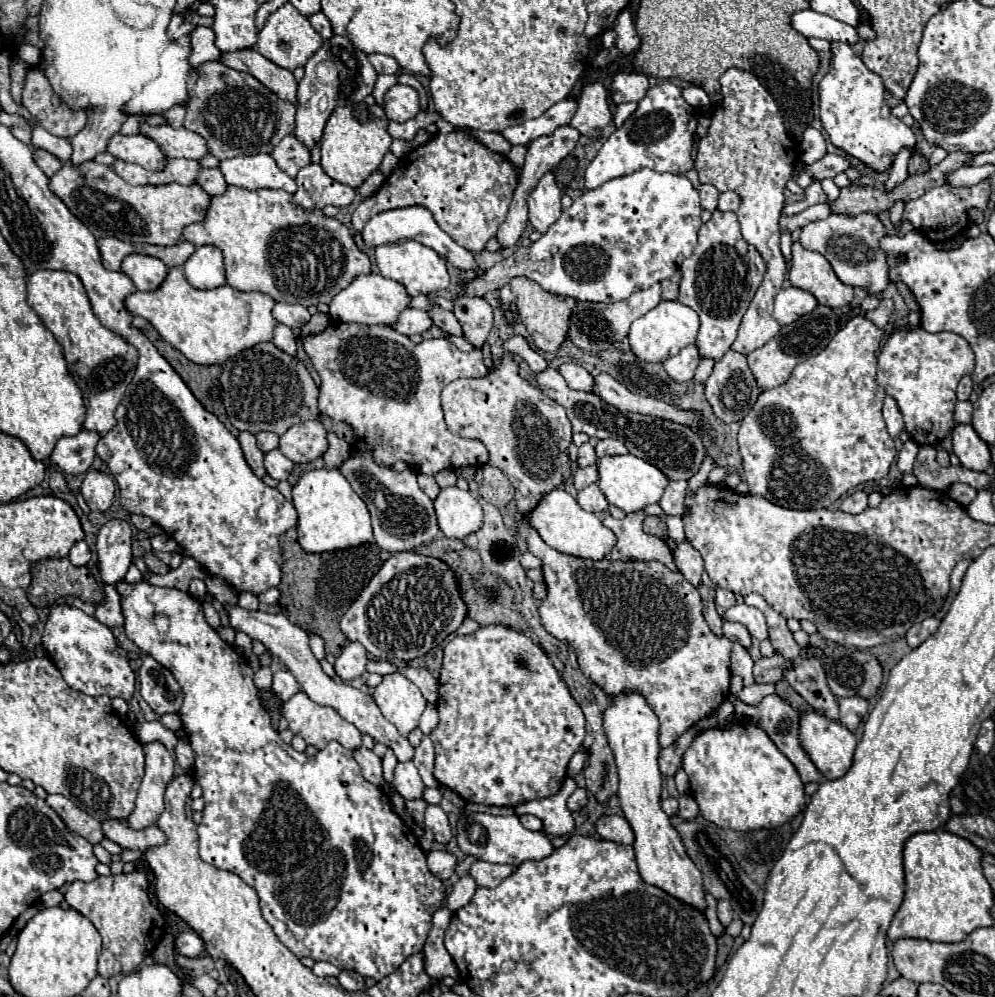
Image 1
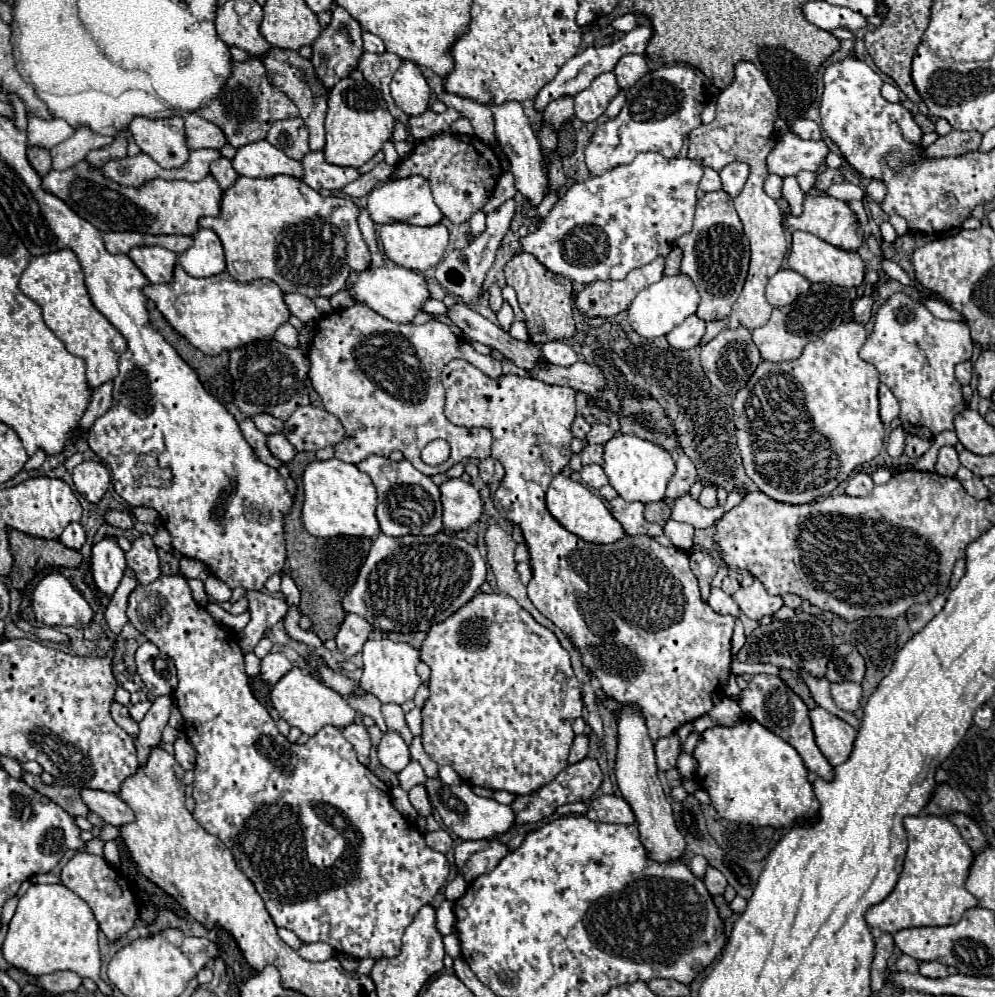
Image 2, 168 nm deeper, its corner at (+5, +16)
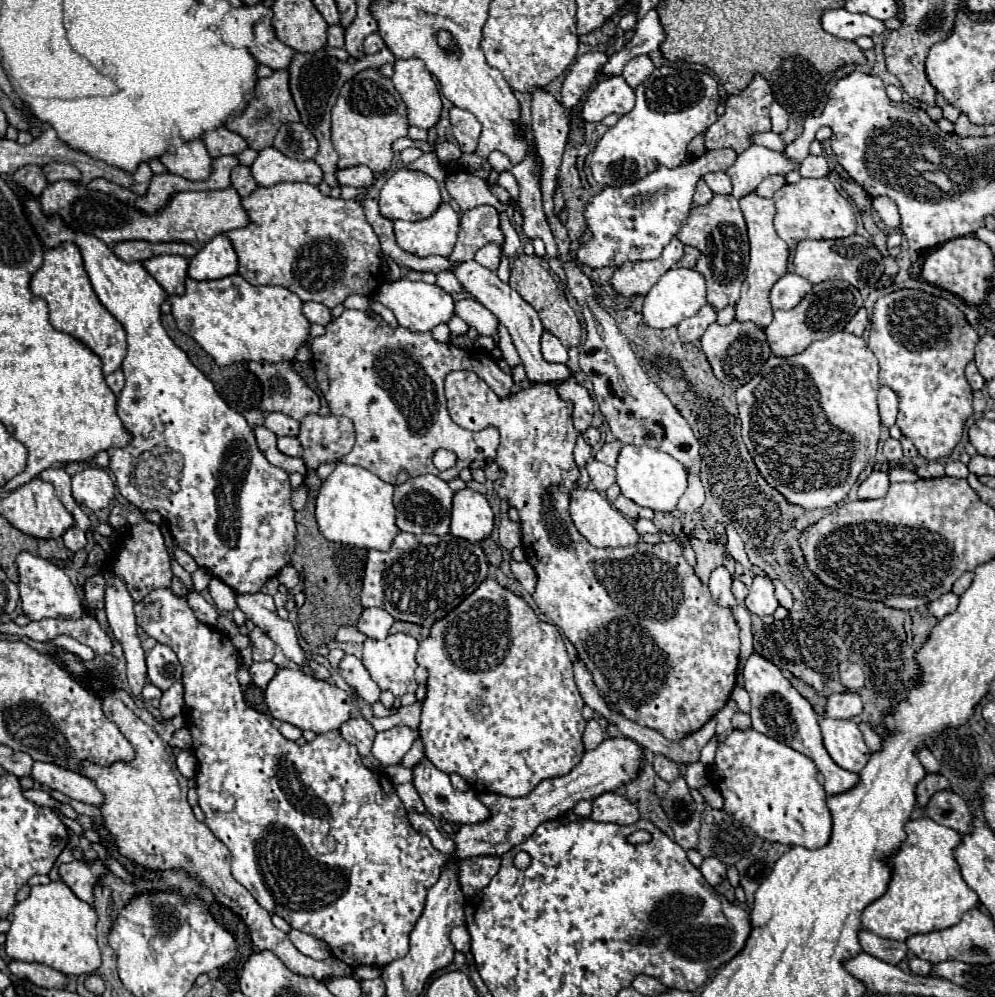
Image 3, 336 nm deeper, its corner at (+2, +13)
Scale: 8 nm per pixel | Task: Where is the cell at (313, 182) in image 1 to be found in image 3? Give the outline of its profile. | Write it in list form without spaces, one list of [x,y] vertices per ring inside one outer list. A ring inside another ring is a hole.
[[[356,165],[348,169],[340,169],[336,173],[340,185],[350,185],[350,187],[372,187],[374,185],[374,171],[368,169],[366,165]]]

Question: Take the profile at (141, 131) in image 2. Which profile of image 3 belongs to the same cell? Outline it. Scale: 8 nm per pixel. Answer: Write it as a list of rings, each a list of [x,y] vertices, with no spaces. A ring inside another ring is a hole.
[[[194,139],[176,147],[176,153],[166,153],[160,161],[170,173],[190,181],[204,181],[212,173],[212,157],[202,139]]]

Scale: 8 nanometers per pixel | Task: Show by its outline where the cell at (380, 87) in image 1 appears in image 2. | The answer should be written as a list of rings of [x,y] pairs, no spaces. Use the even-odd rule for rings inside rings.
[[[363,54],[361,62],[359,62],[359,68],[361,68],[365,80],[367,80],[373,88],[381,90],[381,94],[383,94],[383,98],[385,98],[385,102],[387,102],[389,112],[407,126],[407,114],[401,112],[401,110],[395,106],[395,102],[391,100],[391,96],[389,96],[389,82],[391,82],[391,78],[393,78],[393,74],[397,72],[399,66],[401,66],[401,58],[399,58],[397,54],[391,54],[391,56]]]

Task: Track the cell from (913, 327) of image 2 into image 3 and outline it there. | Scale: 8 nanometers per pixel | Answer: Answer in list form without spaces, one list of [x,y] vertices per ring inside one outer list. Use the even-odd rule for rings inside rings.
[[[898,289],[890,295],[880,297],[874,303],[870,325],[872,329],[868,347],[872,349],[880,365],[880,385],[890,387],[898,395],[900,411],[896,427],[916,445],[918,457],[948,457],[952,449],[960,443],[966,421],[972,417],[972,389],[964,377],[964,369],[974,359],[978,333],[972,329],[972,325],[966,321],[966,315],[956,305],[918,289]]]

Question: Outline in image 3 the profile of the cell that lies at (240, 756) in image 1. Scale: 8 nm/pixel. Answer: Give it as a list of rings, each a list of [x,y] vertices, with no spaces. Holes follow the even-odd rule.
[[[156,589],[152,591],[144,601],[134,605],[136,621],[138,625],[154,637],[158,643],[166,643],[180,659],[180,665],[184,669],[184,701],[186,701],[186,717],[188,717],[188,729],[192,733],[192,749],[198,759],[198,775],[196,775],[196,791],[198,791],[198,805],[206,813],[206,825],[212,829],[212,833],[230,849],[232,853],[232,875],[236,881],[240,881],[252,897],[270,913],[280,915],[284,921],[290,923],[292,929],[304,931],[316,939],[322,939],[328,943],[330,953],[340,959],[342,963],[350,967],[360,965],[374,965],[374,967],[386,967],[388,963],[404,957],[408,953],[408,935],[414,929],[416,921],[420,919],[426,903],[428,889],[438,881],[442,867],[446,865],[448,857],[434,849],[430,839],[426,835],[420,835],[412,829],[408,823],[408,811],[404,811],[404,805],[400,803],[400,797],[396,795],[394,785],[390,779],[382,773],[370,771],[362,765],[362,759],[354,745],[350,745],[340,731],[330,731],[324,735],[318,735],[314,741],[308,741],[304,745],[298,745],[296,741],[286,739],[276,727],[272,727],[270,719],[256,709],[248,707],[242,697],[240,683],[236,679],[238,671],[238,651],[232,645],[232,641],[222,635],[220,631],[200,623],[192,609],[186,603],[186,597],[176,597],[170,589]]]

